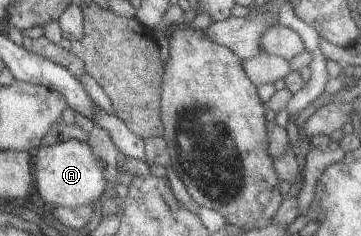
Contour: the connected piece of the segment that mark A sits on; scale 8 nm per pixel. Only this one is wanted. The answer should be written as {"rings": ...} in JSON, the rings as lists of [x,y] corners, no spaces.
{"rings":[[[75,139],[49,146],[40,145],[31,154],[31,166],[32,184],[47,208],[93,204],[106,183],[99,159],[92,155],[86,142]]]}

